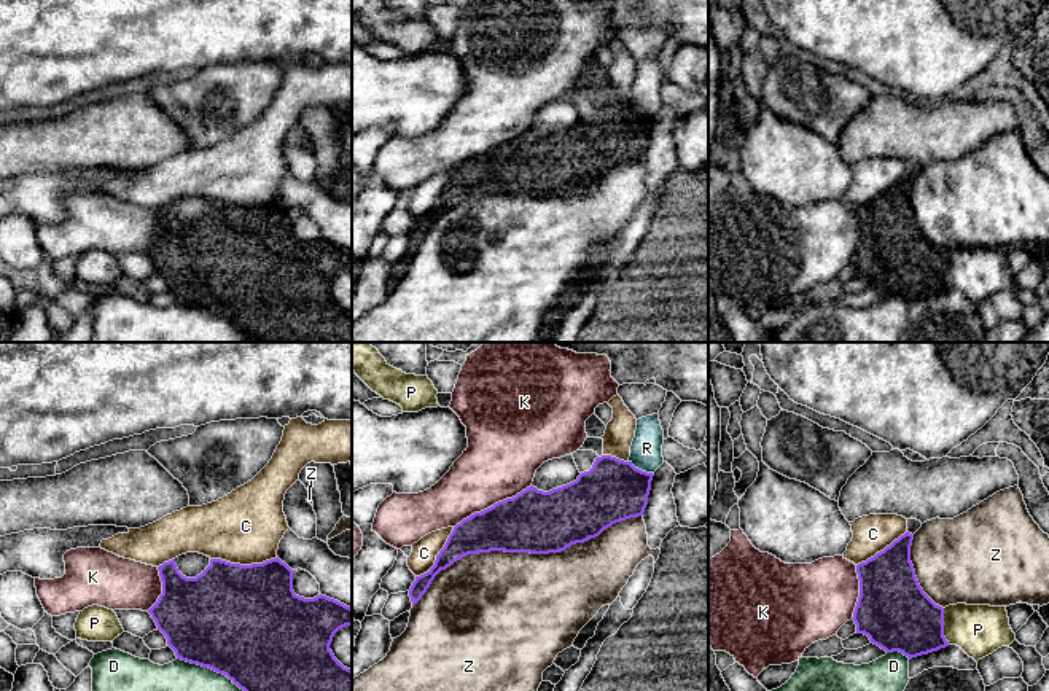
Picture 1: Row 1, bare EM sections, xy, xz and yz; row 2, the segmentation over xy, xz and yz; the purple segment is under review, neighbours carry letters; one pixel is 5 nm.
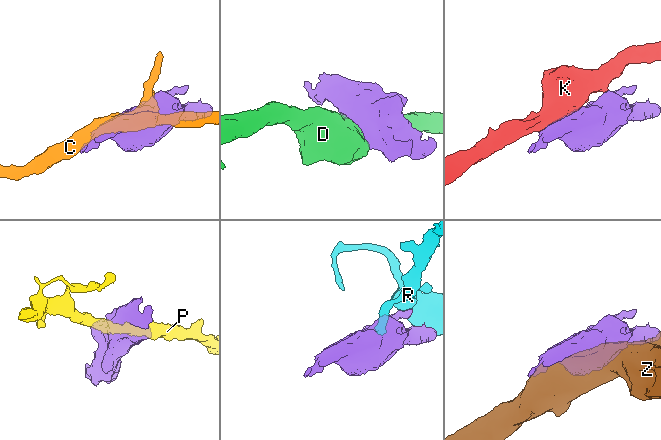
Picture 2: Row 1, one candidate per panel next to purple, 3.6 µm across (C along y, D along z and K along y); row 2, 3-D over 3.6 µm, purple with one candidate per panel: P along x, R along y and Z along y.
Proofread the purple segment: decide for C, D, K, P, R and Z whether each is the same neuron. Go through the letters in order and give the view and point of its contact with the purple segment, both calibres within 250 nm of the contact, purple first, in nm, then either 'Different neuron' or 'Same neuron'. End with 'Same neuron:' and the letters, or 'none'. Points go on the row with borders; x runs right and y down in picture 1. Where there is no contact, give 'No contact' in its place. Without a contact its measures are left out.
C: Touches purple at xy (242, 566). Thickness 500 nm (purple) against 380 nm. Different neuron
D: Touches purple at xy (210, 667). Thickness 500 nm (purple) against 160 nm. Different neuron
K: Touches purple at xz (494, 505). Thickness 320 nm (purple) against 360 nm. Different neuron
P: Touches purple at yz (943, 626). Thickness 360 nm (purple) against 260 nm. Different neuron
R: Touches purple at xz (640, 470). Thickness 320 nm (purple) against 160 nm. Different neuron
Z: Touches purple at xz (524, 551). Thickness 320 nm (purple) against 500 nm. Different neuron
Same neuron: none

